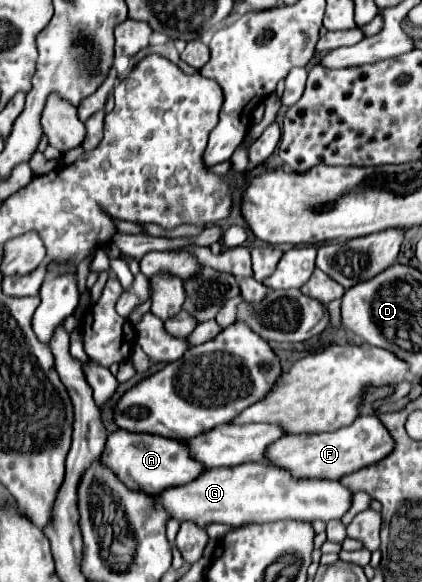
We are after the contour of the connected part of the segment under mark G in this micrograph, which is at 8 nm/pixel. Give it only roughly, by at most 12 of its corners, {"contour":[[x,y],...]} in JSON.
{"contour":[[268,464],[212,468],[154,498],[208,524],[338,520],[352,492]]}

